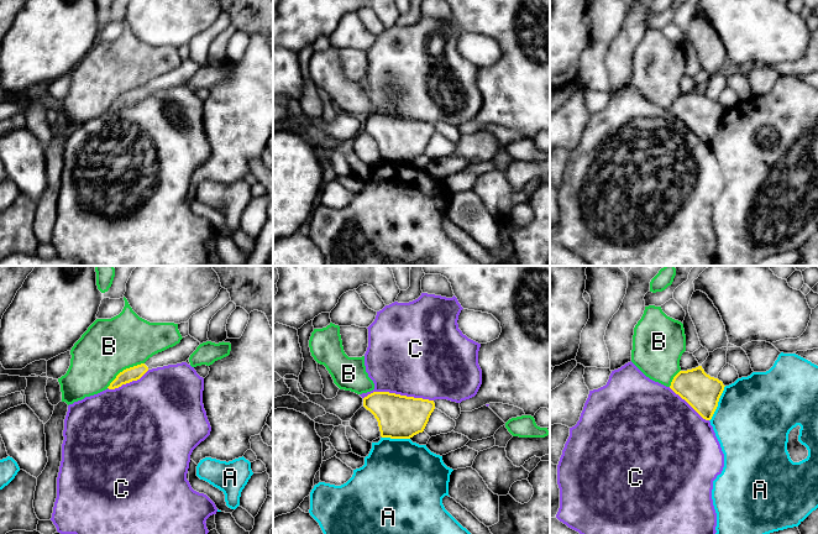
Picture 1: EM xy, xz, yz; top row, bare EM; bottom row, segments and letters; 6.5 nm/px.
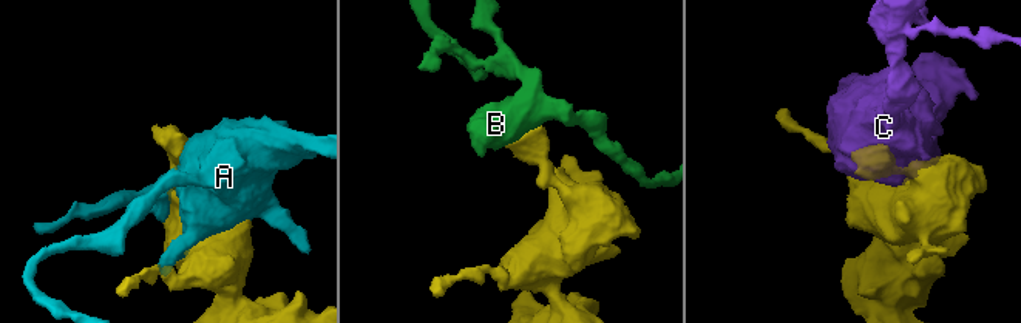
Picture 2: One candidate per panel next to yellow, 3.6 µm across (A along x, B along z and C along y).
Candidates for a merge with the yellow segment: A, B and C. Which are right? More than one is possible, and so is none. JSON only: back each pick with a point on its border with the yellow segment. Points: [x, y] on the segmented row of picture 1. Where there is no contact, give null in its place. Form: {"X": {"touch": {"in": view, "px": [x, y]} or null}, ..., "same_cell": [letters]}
{"same_cell": []}

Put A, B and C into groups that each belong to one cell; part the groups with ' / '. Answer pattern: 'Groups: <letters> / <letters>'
Groups: A / B / C

